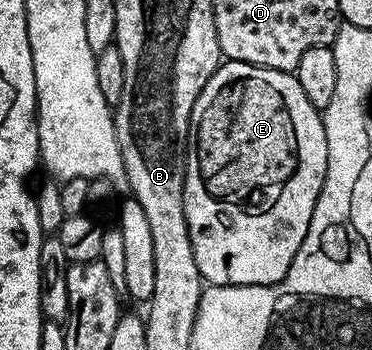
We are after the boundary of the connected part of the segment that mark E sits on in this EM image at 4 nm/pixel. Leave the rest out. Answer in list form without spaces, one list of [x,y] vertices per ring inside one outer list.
[[[223,62],[212,73],[212,77],[204,85],[204,89],[200,93],[200,97],[196,97],[196,105],[192,105],[192,117],[190,118],[190,128],[188,129],[188,137],[186,138],[186,184],[184,185],[184,217],[188,225],[188,237],[192,241],[192,253],[196,257],[196,269],[200,269],[203,280],[207,284],[216,287],[269,287],[271,283],[279,283],[288,273],[288,269],[292,265],[292,261],[296,257],[296,253],[300,249],[300,245],[304,241],[304,237],[308,233],[308,225],[312,221],[312,213],[316,209],[316,201],[322,192],[322,186],[326,180],[326,170],[328,169],[328,141],[324,133],[324,125],[322,124],[322,116],[319,108],[312,105],[312,101],[308,101],[308,97],[304,97],[304,89],[300,89],[300,81],[291,72],[277,71],[276,69],[268,69],[267,67],[257,67],[251,63],[232,63]]]

